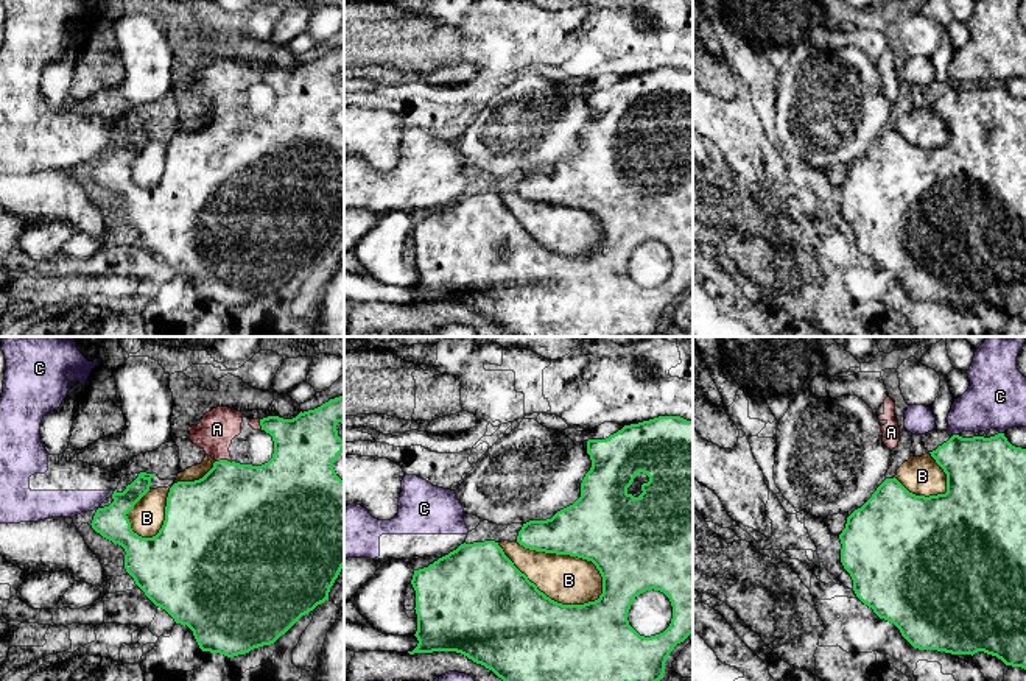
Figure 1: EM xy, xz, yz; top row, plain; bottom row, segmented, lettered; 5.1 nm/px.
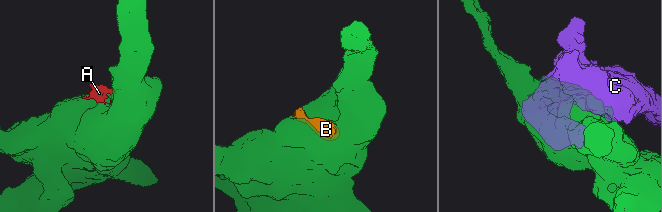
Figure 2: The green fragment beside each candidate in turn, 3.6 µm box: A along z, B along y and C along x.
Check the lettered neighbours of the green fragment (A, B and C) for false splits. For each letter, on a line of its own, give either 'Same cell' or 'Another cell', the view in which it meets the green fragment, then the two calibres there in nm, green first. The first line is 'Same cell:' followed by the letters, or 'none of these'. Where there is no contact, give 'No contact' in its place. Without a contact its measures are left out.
Same cell: A
A: Same cell. Touches green in xy. Thickness 460 nm (green) against 190 nm
B: Another cell. Touches green in xz. Thickness 480 nm (green) against 260 nm
C: Another cell. Touches green in yz. Thickness 380 nm (green) against 280 nm

